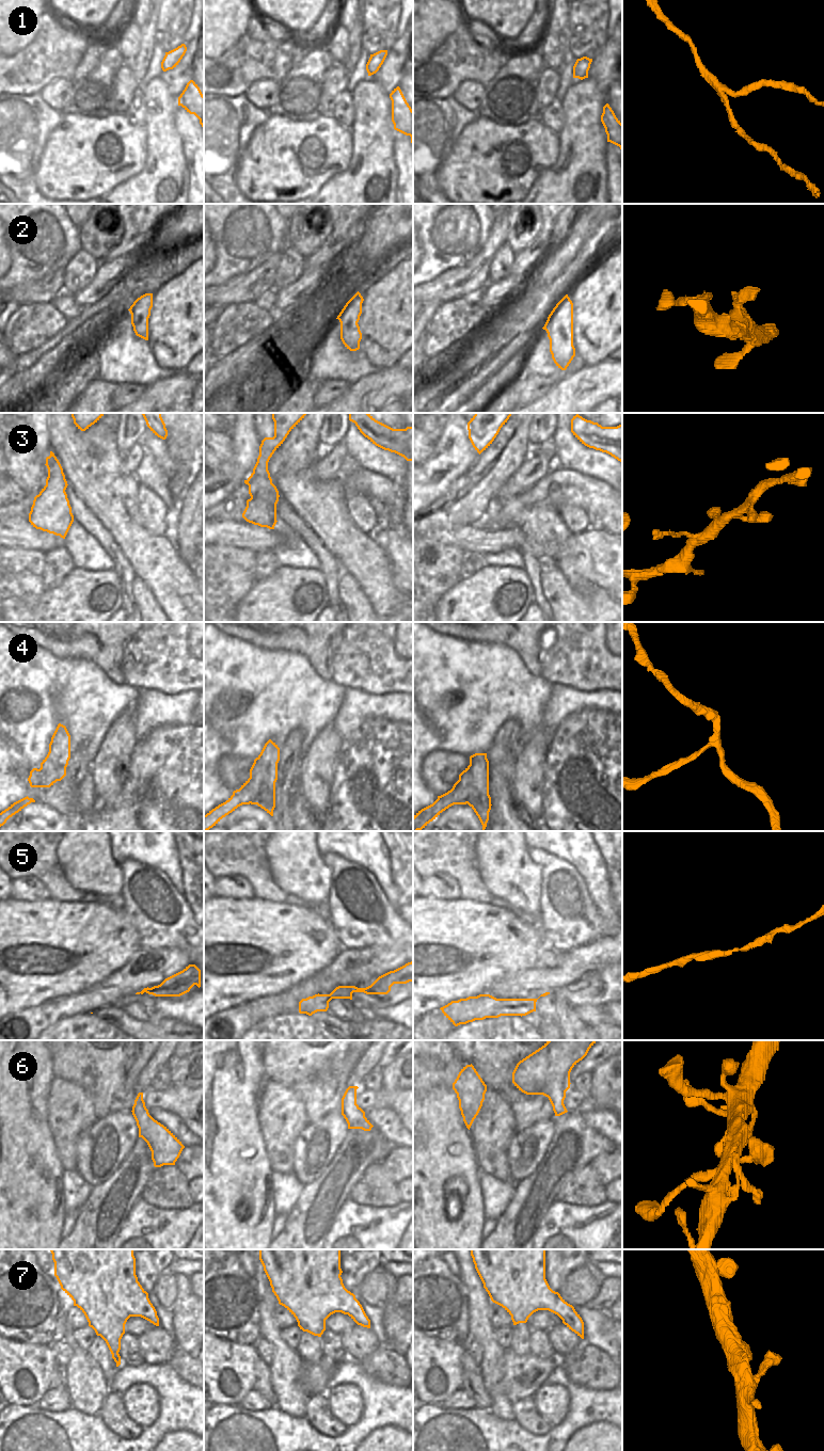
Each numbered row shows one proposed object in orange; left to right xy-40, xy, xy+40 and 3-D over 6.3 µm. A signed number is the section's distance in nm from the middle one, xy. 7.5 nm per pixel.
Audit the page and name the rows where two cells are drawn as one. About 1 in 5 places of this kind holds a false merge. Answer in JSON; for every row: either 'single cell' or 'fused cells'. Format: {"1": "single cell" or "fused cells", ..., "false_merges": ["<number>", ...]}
{"1": "single cell", "2": "single cell", "3": "single cell", "4": "fused cells", "5": "single cell", "6": "single cell", "7": "single cell", "false_merges": ["4"]}

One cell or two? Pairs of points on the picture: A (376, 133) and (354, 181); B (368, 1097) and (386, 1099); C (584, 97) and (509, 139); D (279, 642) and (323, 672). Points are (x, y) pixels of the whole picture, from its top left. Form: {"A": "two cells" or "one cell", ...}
{"A": "one cell", "B": "one cell", "C": "two cells", "D": "one cell"}

